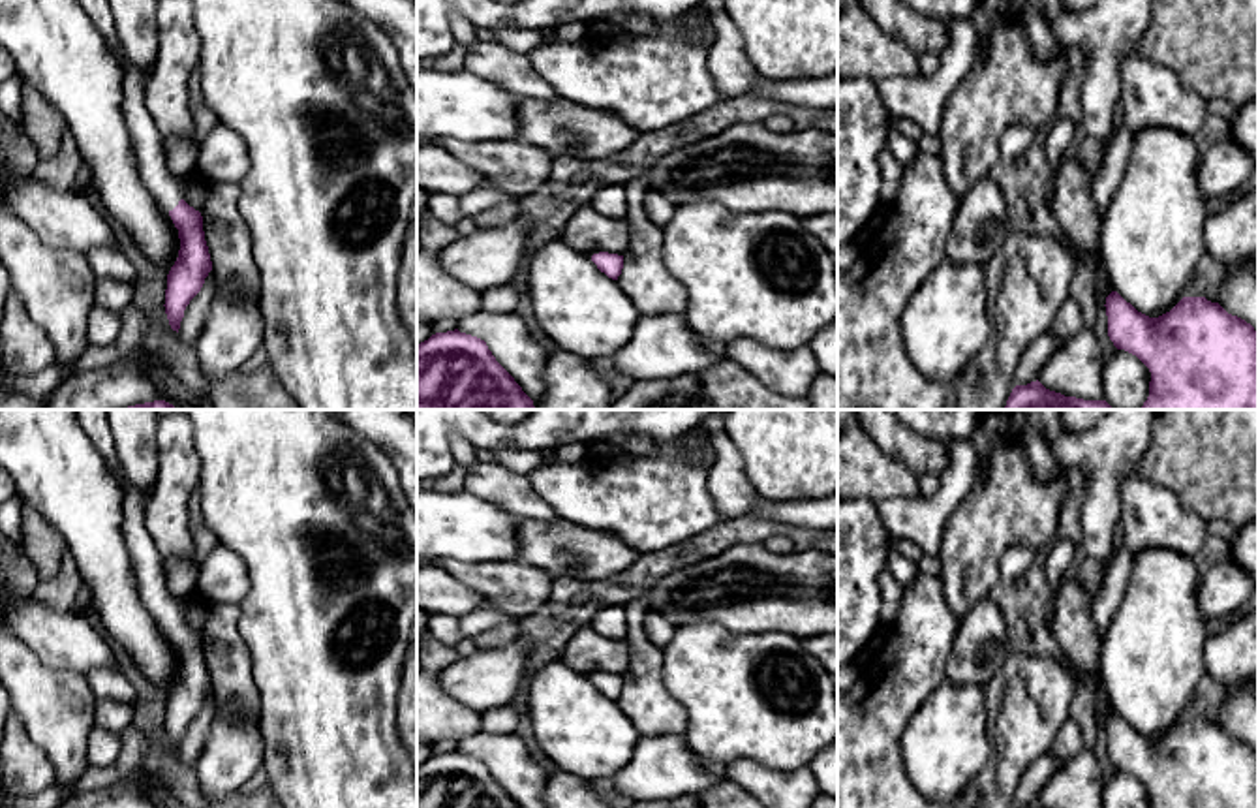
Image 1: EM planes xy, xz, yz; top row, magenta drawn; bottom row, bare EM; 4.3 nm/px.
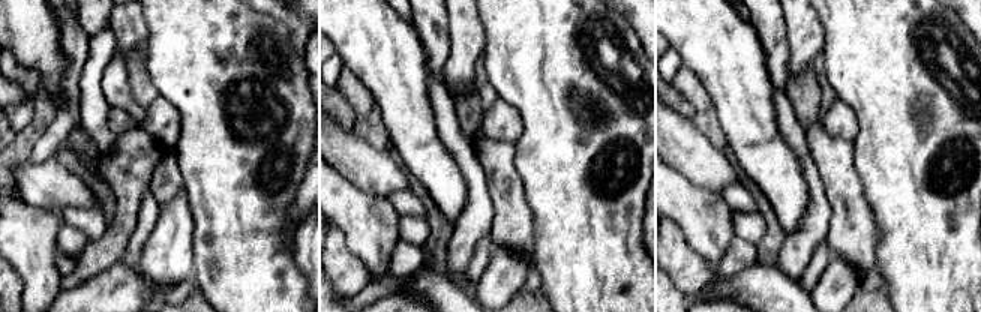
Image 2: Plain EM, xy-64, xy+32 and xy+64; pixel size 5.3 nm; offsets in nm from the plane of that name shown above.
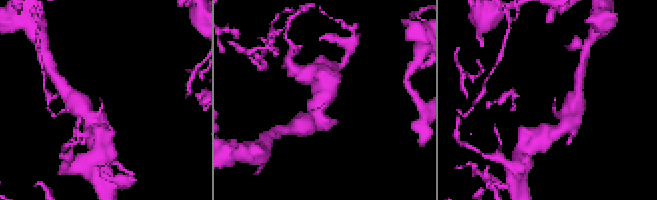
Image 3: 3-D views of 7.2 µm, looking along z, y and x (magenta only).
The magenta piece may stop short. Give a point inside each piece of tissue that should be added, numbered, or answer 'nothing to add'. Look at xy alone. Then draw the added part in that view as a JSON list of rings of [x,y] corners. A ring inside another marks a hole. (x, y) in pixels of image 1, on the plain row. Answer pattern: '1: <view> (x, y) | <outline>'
1: xy (147, 562) | [[[130,487],[126,490],[122,532],[141,603],[160,628],[169,633],[184,620],[184,611],[180,599],[167,588],[165,558],[145,524],[148,500],[146,489]]]

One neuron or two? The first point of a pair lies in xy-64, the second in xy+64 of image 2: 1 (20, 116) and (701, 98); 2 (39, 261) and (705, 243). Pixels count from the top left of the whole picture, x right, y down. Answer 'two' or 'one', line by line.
1: one
2: one

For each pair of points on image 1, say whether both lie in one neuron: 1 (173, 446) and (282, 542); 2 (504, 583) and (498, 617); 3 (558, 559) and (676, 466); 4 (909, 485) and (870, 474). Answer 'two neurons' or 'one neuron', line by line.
1: two neurons
2: two neurons
3: two neurons
4: one neuron

